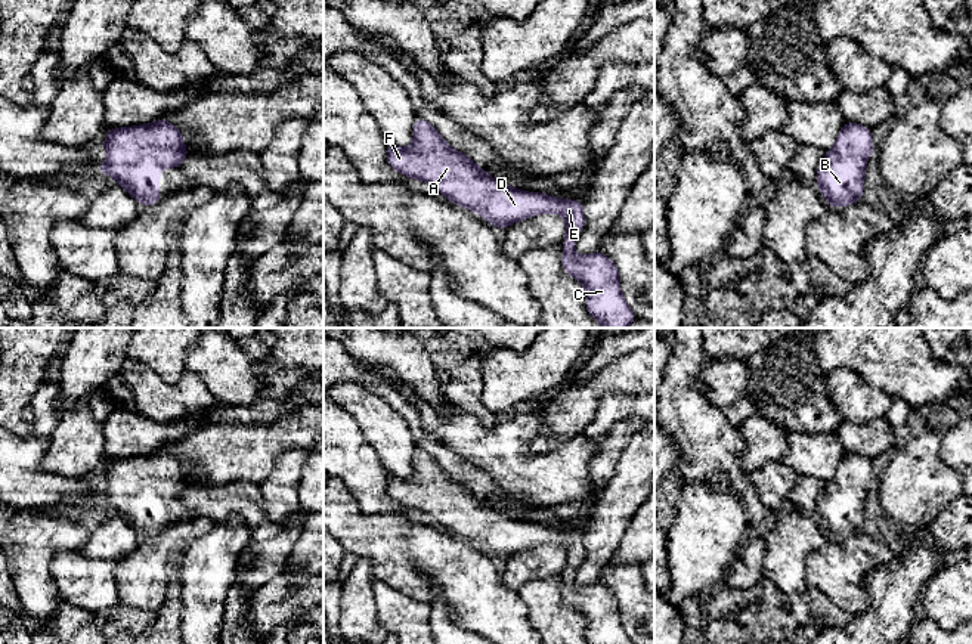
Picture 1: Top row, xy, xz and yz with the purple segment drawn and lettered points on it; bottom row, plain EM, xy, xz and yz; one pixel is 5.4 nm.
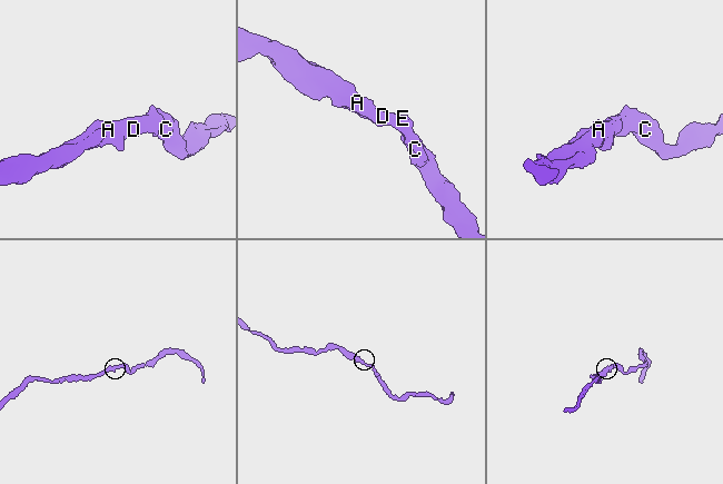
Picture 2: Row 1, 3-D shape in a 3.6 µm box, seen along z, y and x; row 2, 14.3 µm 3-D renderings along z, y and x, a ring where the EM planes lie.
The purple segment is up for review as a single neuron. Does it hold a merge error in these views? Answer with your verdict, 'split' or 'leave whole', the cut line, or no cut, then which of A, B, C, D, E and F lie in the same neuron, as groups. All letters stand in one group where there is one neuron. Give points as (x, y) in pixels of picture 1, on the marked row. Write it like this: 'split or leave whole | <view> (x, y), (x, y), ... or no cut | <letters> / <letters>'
leave whole | no cut | A B C D E F

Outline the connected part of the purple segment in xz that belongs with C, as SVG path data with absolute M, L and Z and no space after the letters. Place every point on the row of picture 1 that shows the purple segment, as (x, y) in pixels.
M420 117L414 123L411 146L400 148L389 142L387 162L409 179L433 185L449 201L483 216L498 230L538 214L561 214L566 219L561 264L585 287L589 315L603 328L626 328L637 319L622 295L615 263L600 251L582 257L573 251L585 226L582 201L523 192L492 179L465 154L452 149Z

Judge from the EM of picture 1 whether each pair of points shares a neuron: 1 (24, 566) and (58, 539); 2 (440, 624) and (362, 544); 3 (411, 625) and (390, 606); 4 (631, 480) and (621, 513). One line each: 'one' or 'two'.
1: one
2: two
3: one
4: one

